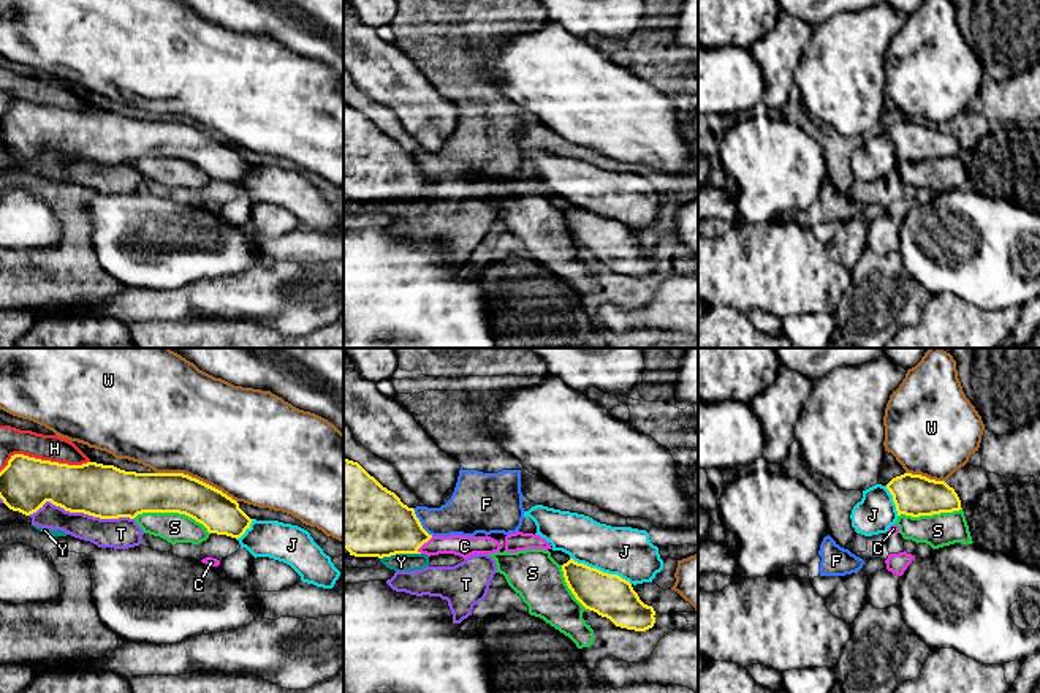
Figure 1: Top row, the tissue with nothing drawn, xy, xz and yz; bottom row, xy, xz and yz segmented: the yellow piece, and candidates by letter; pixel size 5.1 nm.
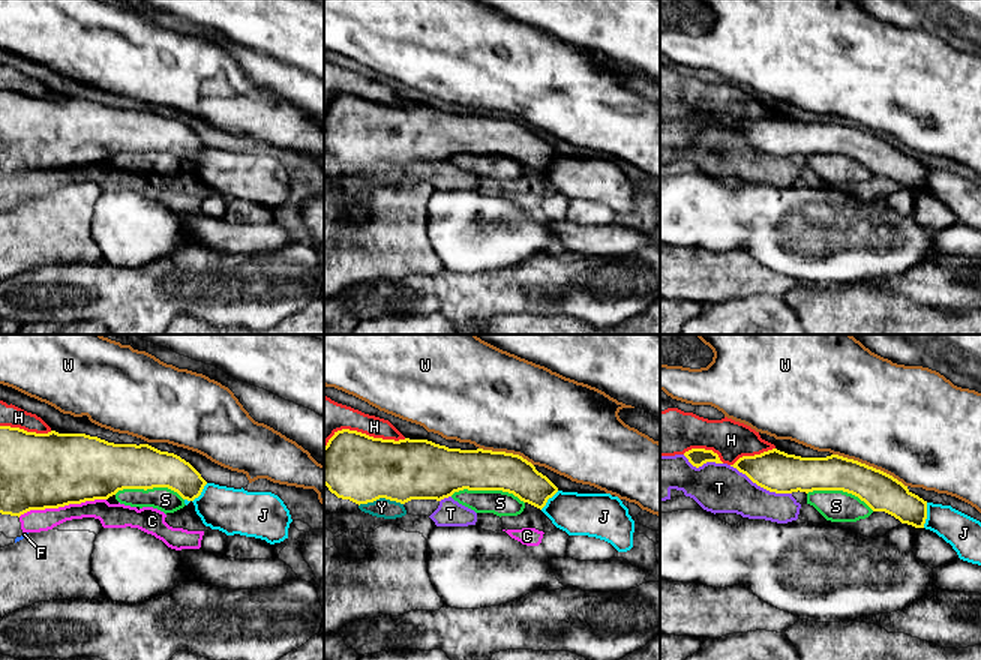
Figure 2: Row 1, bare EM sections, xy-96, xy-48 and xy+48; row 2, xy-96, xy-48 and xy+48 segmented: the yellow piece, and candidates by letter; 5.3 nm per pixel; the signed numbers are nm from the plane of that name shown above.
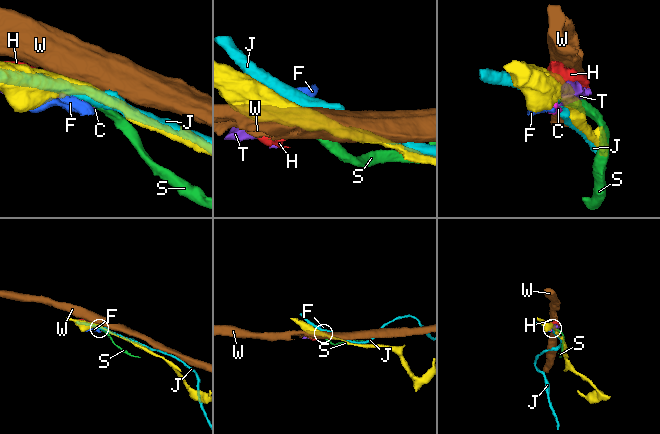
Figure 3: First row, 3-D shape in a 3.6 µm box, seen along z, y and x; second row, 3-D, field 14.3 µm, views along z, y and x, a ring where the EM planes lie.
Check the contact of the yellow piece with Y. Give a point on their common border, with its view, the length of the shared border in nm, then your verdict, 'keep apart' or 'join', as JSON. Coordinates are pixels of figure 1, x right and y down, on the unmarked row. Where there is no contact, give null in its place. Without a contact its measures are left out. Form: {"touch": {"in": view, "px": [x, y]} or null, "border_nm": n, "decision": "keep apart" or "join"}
{"touch": {"in": "xz", "px": [399, 198]}, "border_nm": 220, "decision": "keep apart"}

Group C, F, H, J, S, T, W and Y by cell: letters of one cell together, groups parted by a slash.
C F T Y / H / J / S / W

